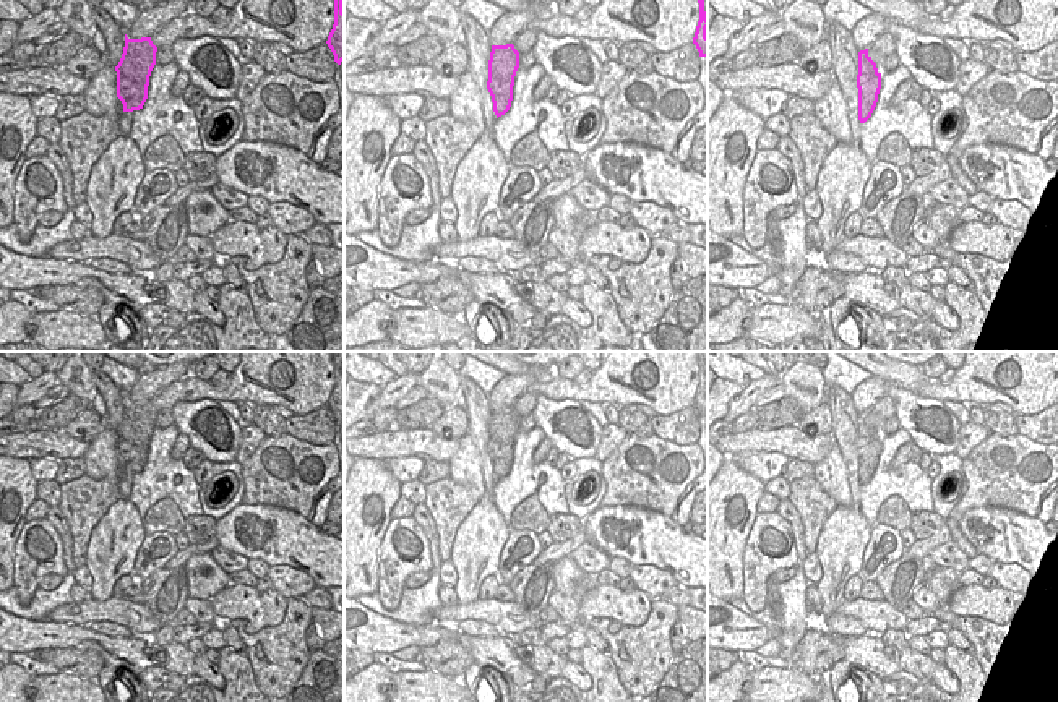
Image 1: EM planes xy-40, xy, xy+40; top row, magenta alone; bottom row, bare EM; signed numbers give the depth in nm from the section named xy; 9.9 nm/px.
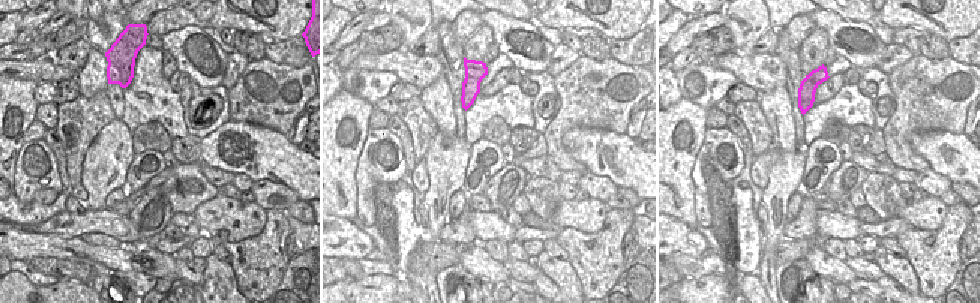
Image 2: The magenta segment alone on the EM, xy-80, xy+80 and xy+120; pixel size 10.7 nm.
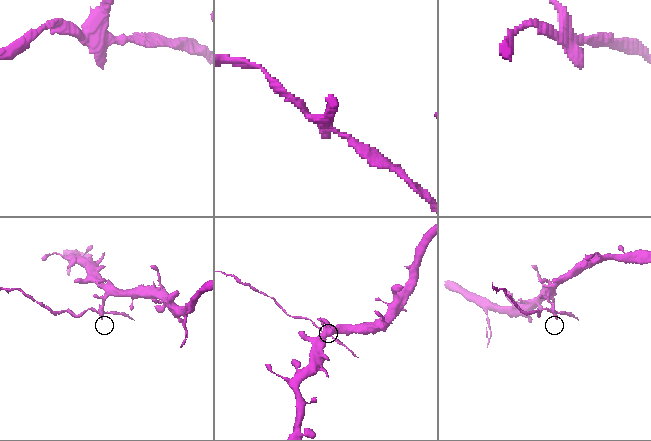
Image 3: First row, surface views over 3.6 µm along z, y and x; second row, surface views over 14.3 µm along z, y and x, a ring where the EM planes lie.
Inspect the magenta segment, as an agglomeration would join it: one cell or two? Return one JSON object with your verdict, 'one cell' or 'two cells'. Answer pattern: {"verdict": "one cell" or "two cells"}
{"verdict": "two cells"}

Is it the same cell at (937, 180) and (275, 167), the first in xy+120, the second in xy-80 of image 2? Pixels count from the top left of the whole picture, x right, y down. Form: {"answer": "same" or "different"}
{"answer": "different"}

